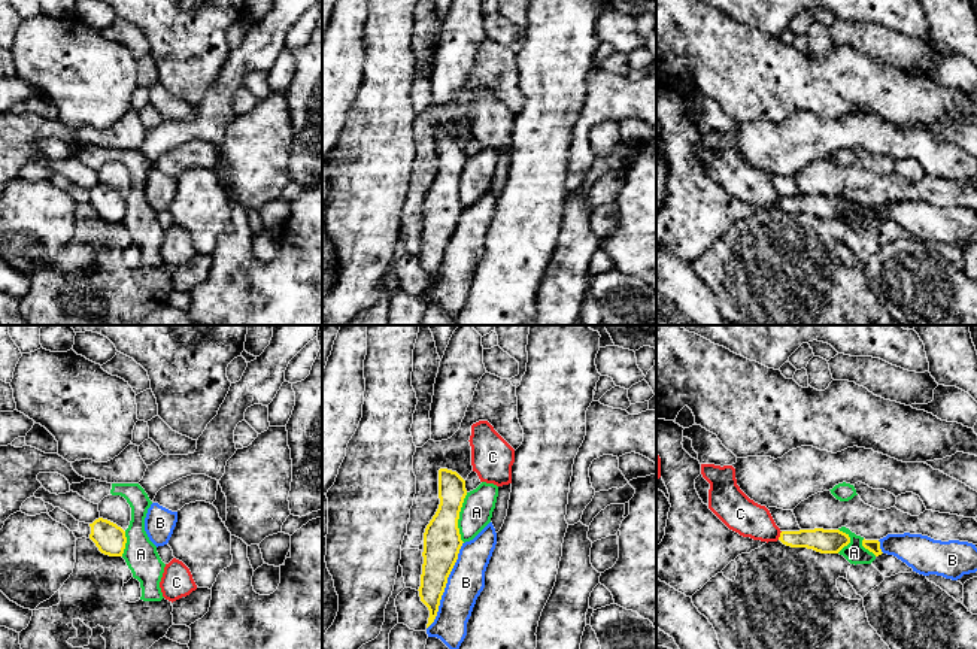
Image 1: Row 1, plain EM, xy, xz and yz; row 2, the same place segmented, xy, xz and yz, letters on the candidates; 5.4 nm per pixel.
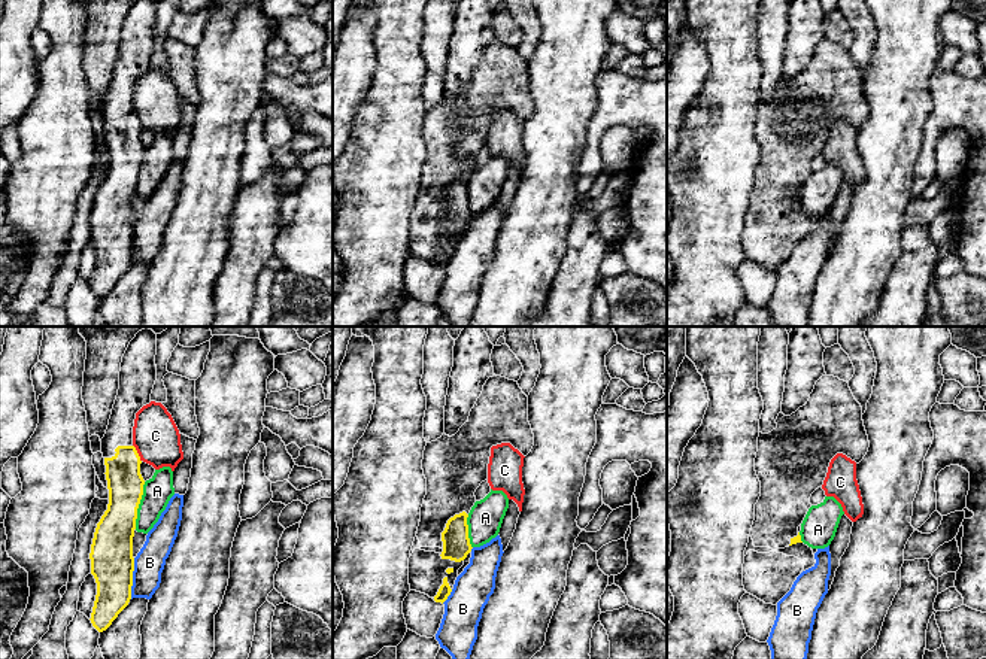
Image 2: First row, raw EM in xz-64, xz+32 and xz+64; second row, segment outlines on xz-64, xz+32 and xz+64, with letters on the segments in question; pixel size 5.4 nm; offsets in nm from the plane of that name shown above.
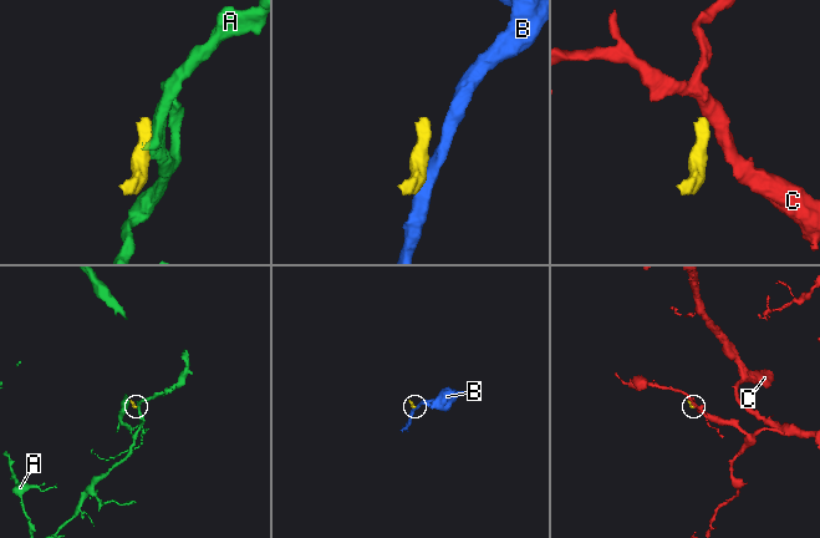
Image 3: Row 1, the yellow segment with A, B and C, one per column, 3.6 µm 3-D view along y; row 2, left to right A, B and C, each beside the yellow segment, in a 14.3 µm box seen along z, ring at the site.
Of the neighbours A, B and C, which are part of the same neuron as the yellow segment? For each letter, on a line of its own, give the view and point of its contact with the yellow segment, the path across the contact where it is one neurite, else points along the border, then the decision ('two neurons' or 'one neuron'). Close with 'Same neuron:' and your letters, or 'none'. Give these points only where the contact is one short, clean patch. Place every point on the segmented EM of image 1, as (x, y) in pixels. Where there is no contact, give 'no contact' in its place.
A: meets yellow in xz at (458, 518); border along xz (467, 493), (458, 519), (458, 533), (463, 542); two neurons
B: meets yellow in xz at (445, 585); border along xz (463, 542), (448, 578), (437, 615), (427, 628); two neurons
C: meets yellow in yz at (780, 536); border along yz (782, 531), (777, 539); two neurons
Same neuron: none

